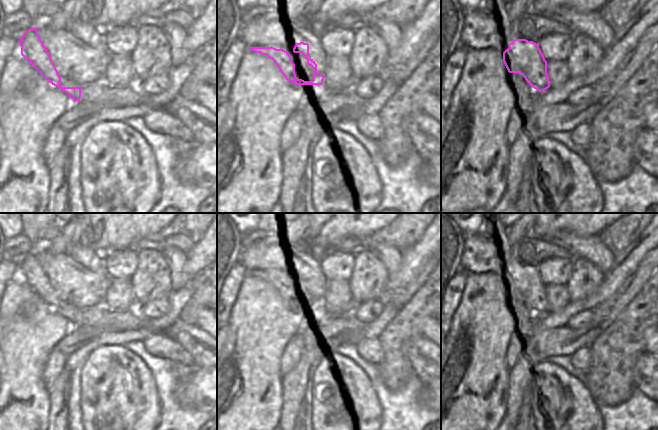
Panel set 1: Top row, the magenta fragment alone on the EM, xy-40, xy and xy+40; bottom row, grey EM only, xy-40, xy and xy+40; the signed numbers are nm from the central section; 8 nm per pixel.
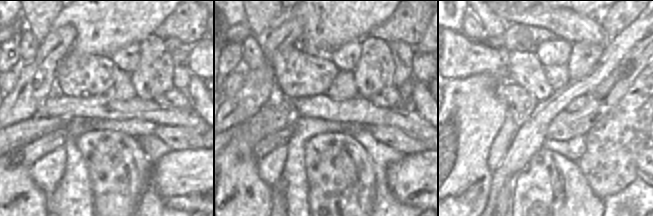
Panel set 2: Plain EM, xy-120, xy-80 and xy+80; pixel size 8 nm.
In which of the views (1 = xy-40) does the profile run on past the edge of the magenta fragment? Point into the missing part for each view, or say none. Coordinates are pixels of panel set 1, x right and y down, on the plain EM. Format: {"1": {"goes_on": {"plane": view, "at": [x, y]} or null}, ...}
{"1": {"goes_on": null}}

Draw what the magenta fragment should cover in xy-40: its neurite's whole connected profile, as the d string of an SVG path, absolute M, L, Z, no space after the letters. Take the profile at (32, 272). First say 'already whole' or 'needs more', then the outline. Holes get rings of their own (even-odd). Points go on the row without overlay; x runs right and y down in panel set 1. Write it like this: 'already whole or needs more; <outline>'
already whole; M37 251L28 253L21 264L21 279L52 309L60 312L75 326L81 322L82 311L62 311L61 301L51 283L51 278L41 265Z

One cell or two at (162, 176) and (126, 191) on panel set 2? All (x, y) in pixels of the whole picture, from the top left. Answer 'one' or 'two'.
two

